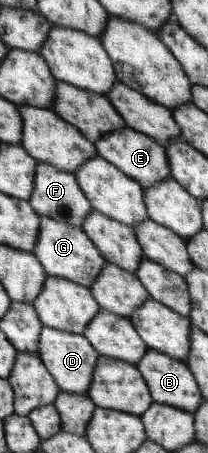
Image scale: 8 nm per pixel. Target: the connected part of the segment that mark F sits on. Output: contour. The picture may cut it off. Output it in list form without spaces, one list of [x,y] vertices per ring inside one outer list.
[[[35,163],[34,186],[28,199],[31,209],[40,217],[48,217],[81,228],[84,219],[90,214],[91,206],[78,186],[74,174],[59,171],[49,164]]]

